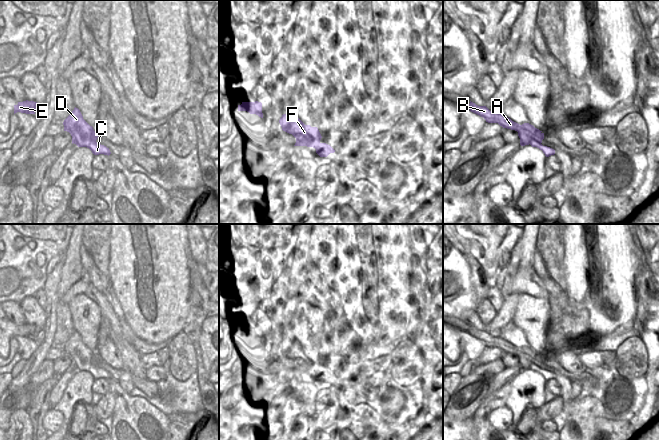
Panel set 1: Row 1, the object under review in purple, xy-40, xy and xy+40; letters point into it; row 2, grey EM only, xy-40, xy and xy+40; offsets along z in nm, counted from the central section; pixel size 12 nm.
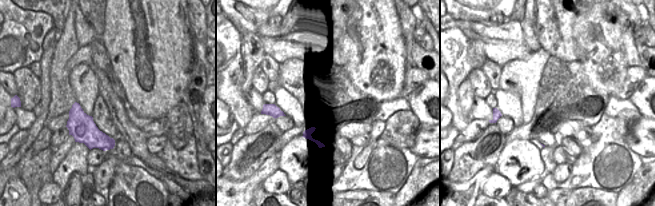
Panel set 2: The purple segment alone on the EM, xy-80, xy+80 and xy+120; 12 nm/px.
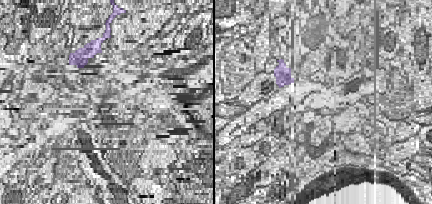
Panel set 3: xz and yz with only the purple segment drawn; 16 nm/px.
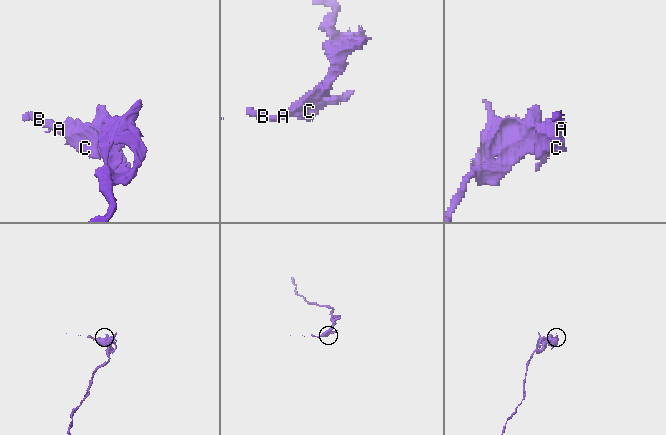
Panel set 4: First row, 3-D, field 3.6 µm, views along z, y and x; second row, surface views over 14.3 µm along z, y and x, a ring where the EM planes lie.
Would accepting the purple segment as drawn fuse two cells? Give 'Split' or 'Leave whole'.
Split

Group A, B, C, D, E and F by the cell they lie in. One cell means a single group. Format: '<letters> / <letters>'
A B D E F / C

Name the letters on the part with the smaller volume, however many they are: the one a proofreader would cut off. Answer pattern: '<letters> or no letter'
A, B, D, E, F

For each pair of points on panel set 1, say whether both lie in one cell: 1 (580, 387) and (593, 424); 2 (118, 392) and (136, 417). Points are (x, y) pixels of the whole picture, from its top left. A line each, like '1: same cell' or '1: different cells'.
1: different cells
2: same cell

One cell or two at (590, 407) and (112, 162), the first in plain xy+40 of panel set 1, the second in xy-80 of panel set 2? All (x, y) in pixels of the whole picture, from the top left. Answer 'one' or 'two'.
two

